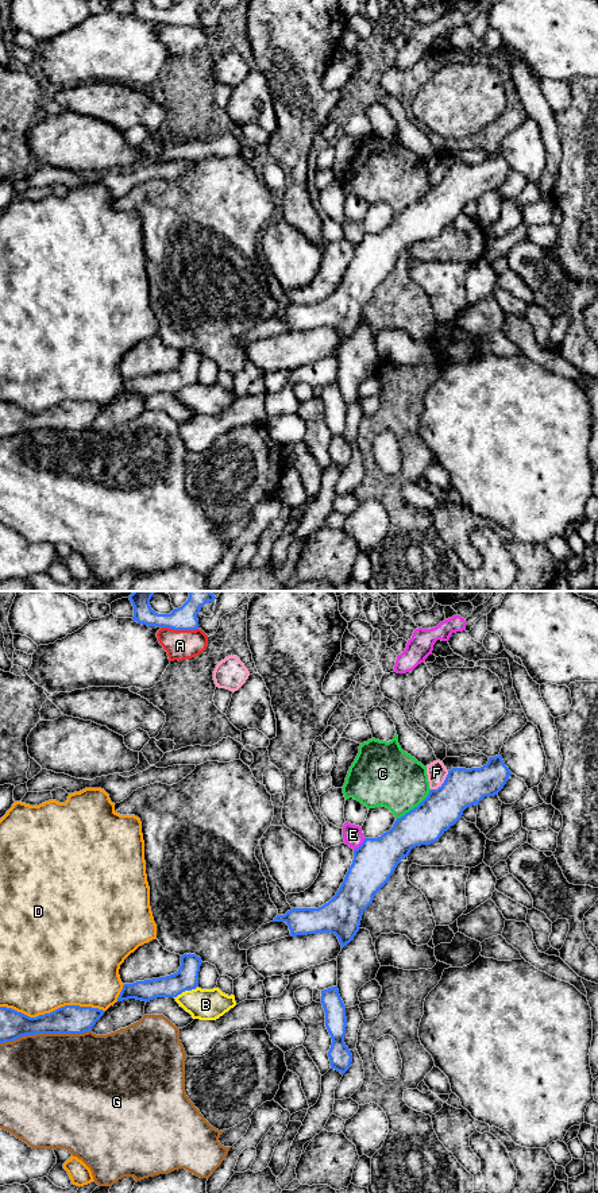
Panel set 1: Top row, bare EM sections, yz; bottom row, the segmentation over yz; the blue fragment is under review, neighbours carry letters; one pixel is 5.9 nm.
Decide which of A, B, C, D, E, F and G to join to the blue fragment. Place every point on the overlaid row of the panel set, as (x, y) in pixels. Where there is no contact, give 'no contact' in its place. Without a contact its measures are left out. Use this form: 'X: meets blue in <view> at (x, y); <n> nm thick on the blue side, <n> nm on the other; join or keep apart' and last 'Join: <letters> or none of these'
A: meets blue in yz at (180, 629); 140 nm thick on the blue side, 180 nm on the other; keep apart
B: meets blue in yz at (185, 989); 140 nm thick on the blue side, 190 nm on the other; keep apart
C: meets blue in yz at (415, 807); 240 nm thick on the blue side, 360 nm on the other; keep apart
D: meets blue in yz at (53, 1011); 180 nm thick on the blue side, 480 nm on the other; keep apart
E: meets blue in yz at (361, 845); 260 nm thick on the blue side, 120 nm on the other; keep apart
F: meets blue in yz at (443, 783); 240 nm thick on the blue side, 120 nm on the other; keep apart
G: meets blue in yz at (45, 1033); 180 nm thick on the blue side, 500 nm on the other; keep apart
Join: none of these

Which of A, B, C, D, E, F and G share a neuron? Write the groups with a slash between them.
A / B / C / D / E / F / G

